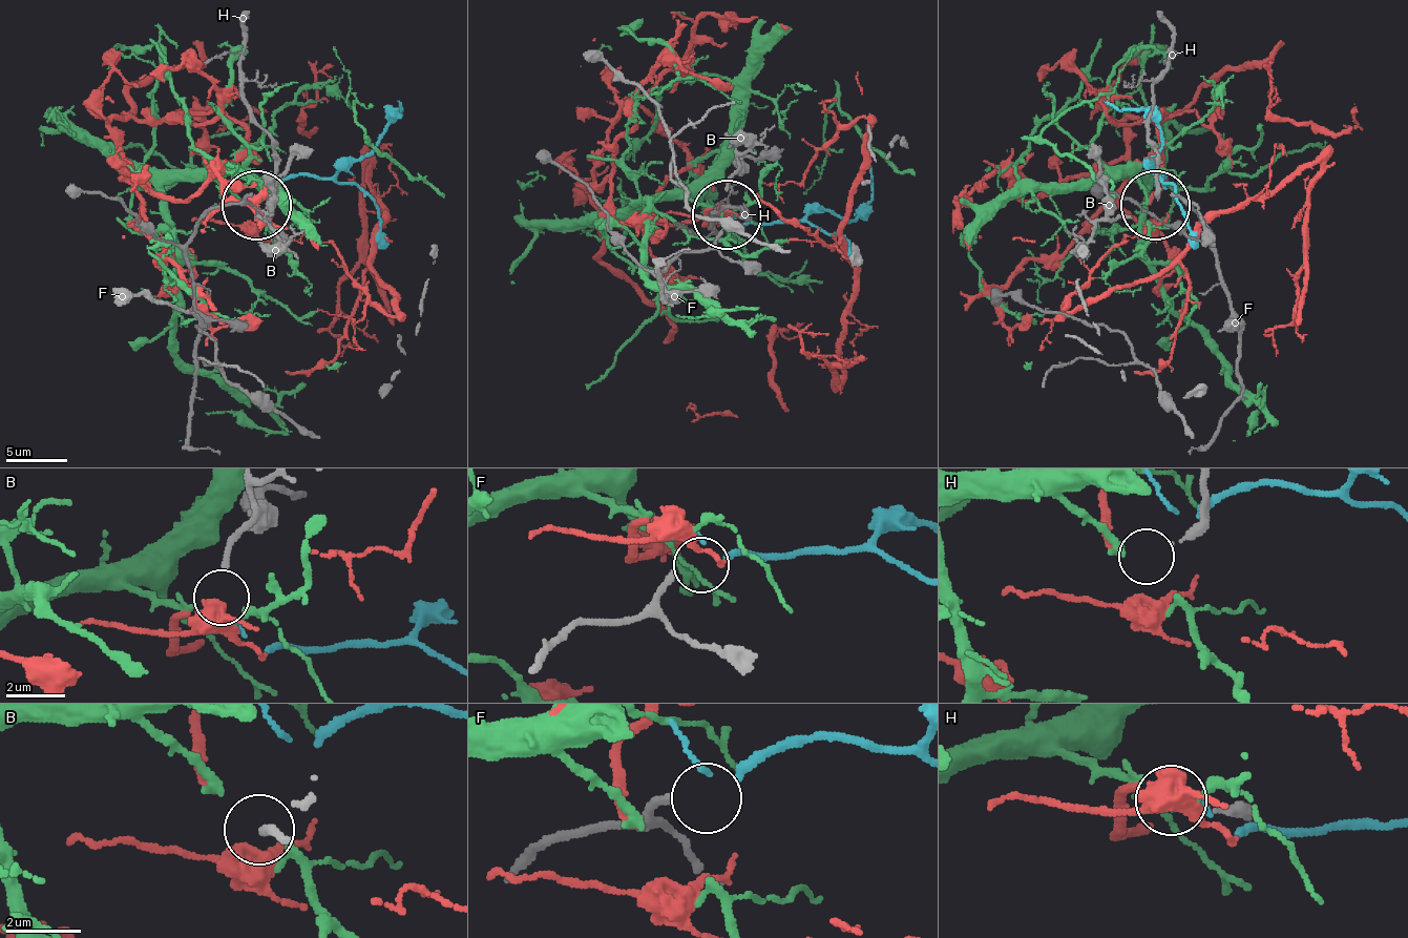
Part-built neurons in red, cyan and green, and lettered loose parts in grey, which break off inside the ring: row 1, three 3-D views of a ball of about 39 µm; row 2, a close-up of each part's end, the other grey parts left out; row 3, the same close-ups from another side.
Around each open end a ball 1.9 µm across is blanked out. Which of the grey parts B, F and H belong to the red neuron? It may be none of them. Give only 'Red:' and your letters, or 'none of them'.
Red: B

